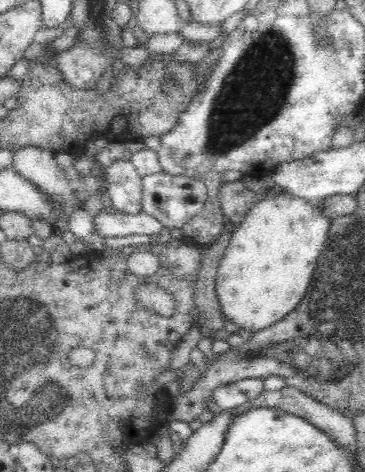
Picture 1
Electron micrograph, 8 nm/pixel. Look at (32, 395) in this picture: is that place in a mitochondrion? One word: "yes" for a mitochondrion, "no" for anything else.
yes

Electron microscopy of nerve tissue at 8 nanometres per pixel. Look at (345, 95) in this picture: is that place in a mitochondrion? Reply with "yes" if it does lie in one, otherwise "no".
no

